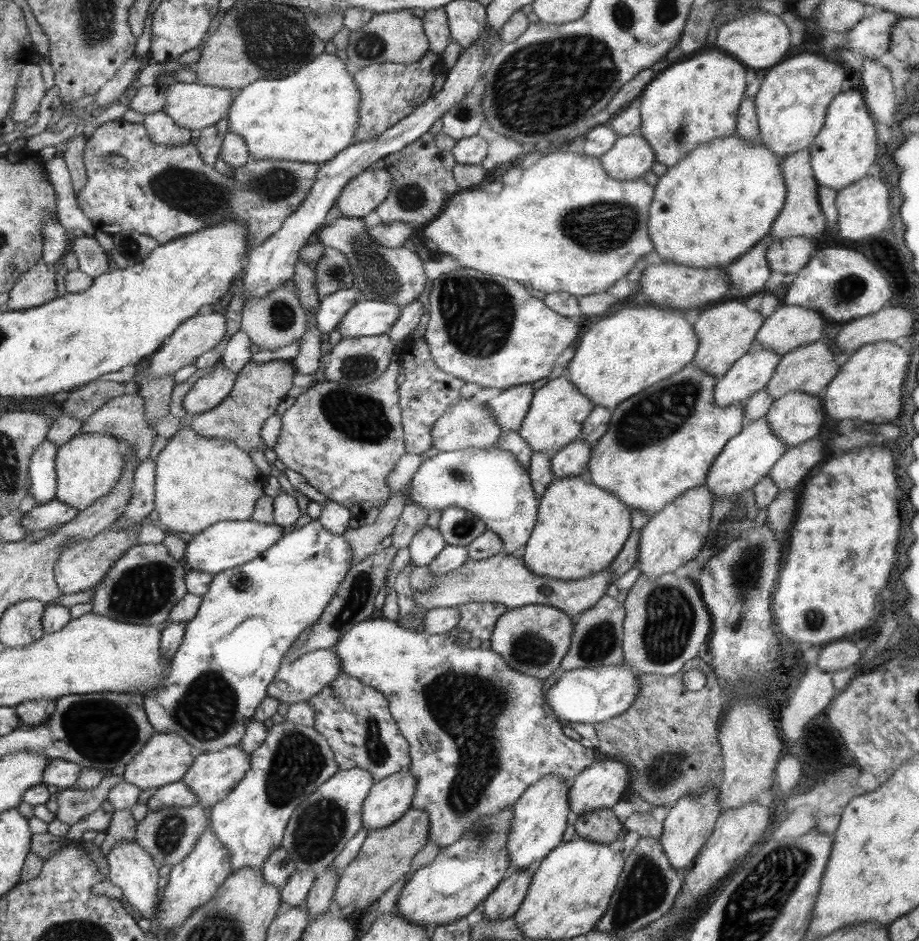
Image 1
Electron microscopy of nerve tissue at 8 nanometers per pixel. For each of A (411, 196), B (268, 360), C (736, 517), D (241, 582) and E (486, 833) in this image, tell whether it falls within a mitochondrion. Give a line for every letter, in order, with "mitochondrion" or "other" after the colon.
A: mitochondrion
B: other
C: mitochondrion
D: other
E: mitochondrion

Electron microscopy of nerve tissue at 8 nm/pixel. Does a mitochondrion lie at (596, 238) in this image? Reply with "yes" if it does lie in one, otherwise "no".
yes

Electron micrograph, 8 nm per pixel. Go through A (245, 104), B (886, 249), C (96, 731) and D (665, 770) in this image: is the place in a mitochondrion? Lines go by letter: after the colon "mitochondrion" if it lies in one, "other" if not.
A: other
B: other
C: mitochondrion
D: mitochondrion

